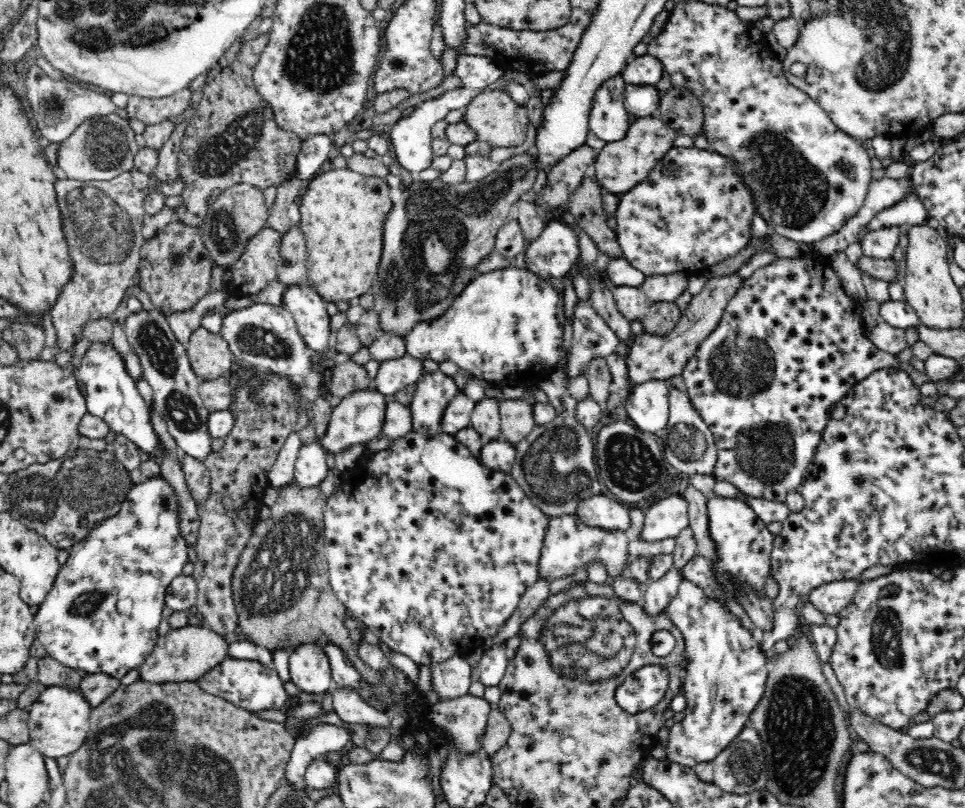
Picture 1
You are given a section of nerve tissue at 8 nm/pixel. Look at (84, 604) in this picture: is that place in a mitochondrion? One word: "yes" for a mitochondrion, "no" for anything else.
yes

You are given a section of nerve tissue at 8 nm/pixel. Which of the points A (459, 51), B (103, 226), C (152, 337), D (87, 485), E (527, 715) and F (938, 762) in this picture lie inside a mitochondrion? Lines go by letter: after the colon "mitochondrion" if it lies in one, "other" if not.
A: other
B: mitochondrion
C: mitochondrion
D: mitochondrion
E: other
F: mitochondrion

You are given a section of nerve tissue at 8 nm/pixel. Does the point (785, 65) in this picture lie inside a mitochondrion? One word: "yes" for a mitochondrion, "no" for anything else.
no

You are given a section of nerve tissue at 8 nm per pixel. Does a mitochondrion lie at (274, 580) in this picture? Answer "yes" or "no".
yes

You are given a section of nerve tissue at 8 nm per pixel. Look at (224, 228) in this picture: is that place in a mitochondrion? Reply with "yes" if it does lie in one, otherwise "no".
yes

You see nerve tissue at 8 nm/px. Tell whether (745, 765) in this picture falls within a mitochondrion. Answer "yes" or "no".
yes

